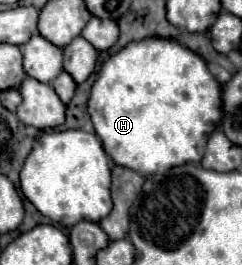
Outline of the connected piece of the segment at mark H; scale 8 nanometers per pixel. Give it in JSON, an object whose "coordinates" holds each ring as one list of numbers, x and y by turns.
{"coordinates":[[148,37,128,43,122,51,112,55,98,71,92,85,88,113,106,155,126,169,149,176,166,173,174,165,200,163,206,151,206,139,222,119,220,85,208,71,206,61,194,51,182,47,176,41,164,41,160,37]]}

